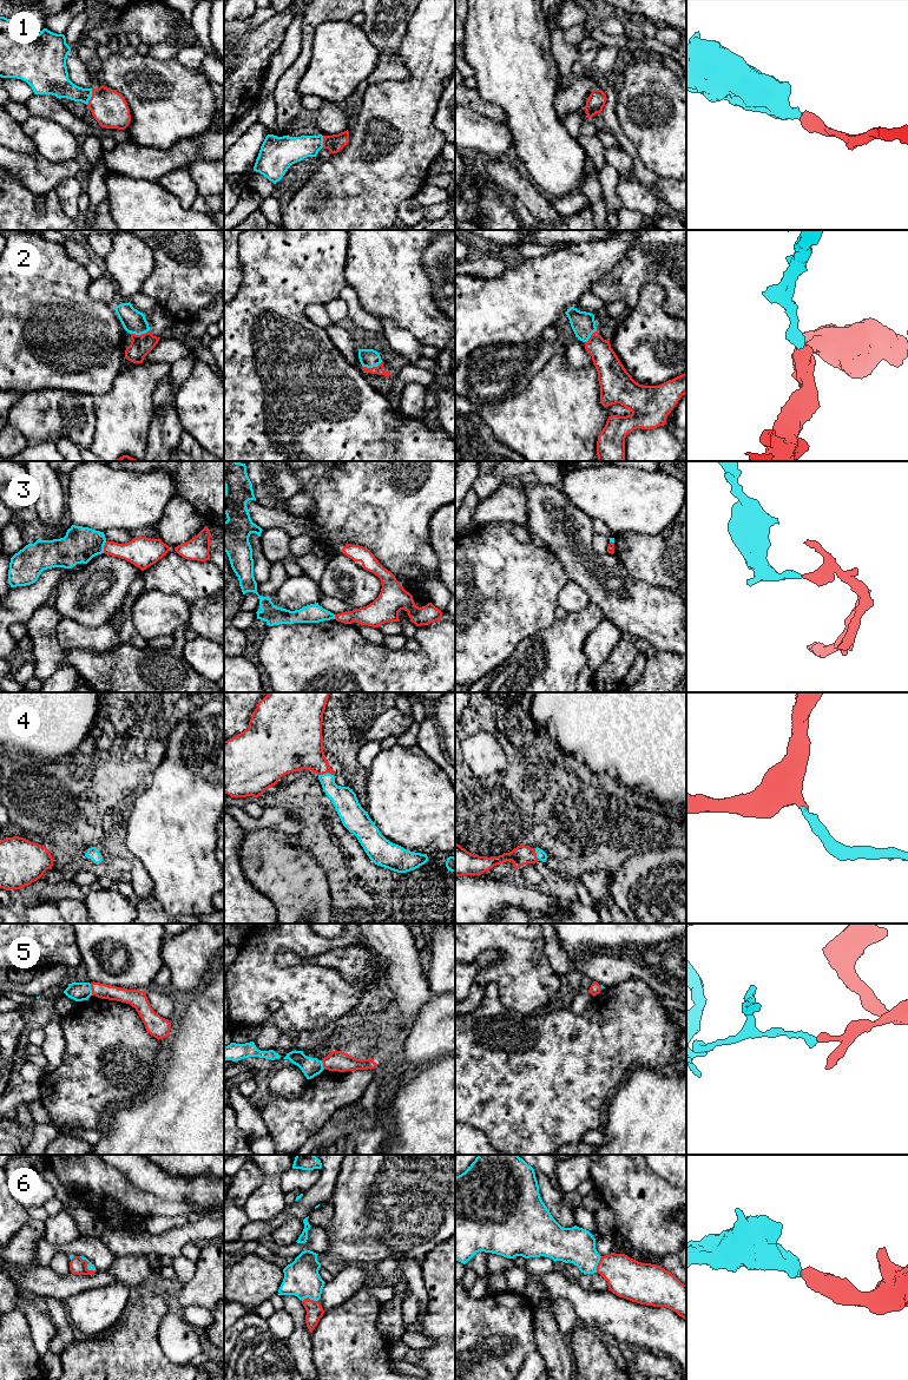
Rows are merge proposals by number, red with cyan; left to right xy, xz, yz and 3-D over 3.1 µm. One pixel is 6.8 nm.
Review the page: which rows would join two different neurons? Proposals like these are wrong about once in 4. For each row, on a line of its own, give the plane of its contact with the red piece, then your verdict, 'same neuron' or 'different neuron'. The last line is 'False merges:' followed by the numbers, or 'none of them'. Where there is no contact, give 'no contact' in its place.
1: xy | same neuron
2: xz | same neuron
3: xy | different neuron
4: xz | same neuron
5: xy | different neuron
6: xz | same neuron
False merges: 3, 5

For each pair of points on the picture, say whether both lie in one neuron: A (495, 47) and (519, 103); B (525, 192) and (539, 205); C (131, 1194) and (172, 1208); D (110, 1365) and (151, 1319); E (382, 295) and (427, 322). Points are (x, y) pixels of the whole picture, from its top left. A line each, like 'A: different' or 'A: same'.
A: same
B: same
C: same
D: same
E: same

